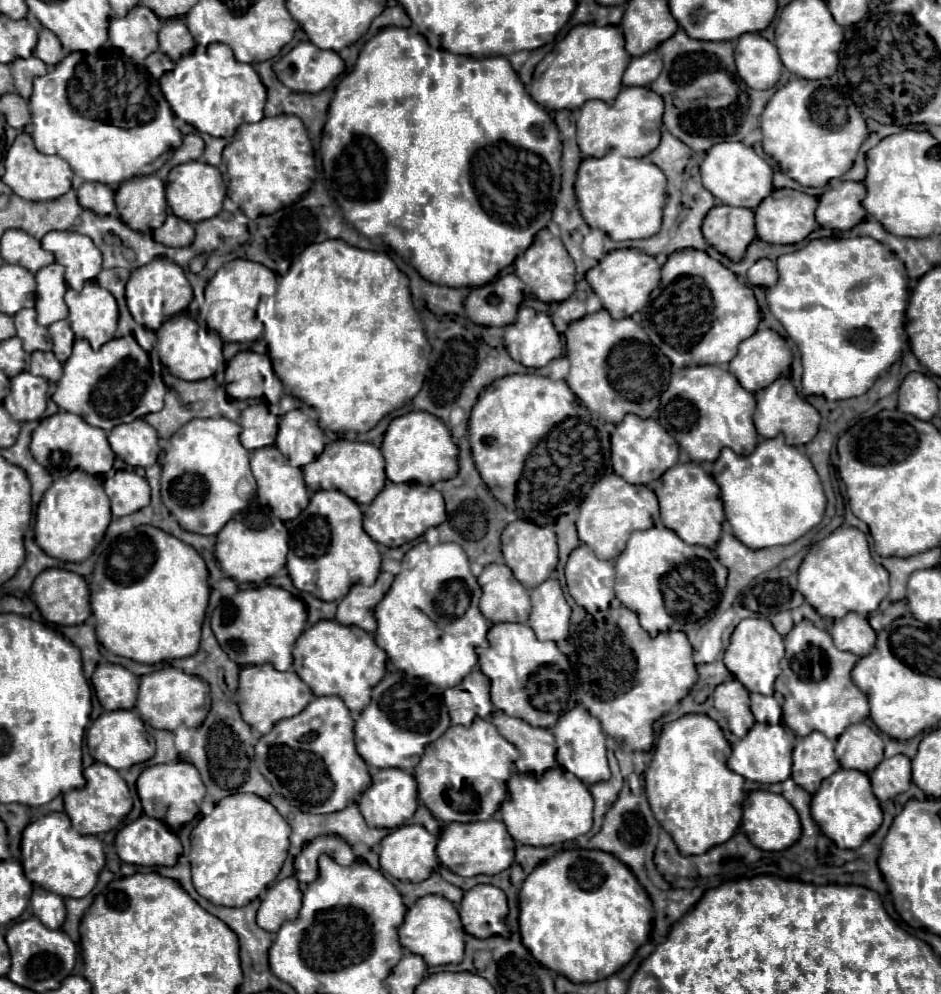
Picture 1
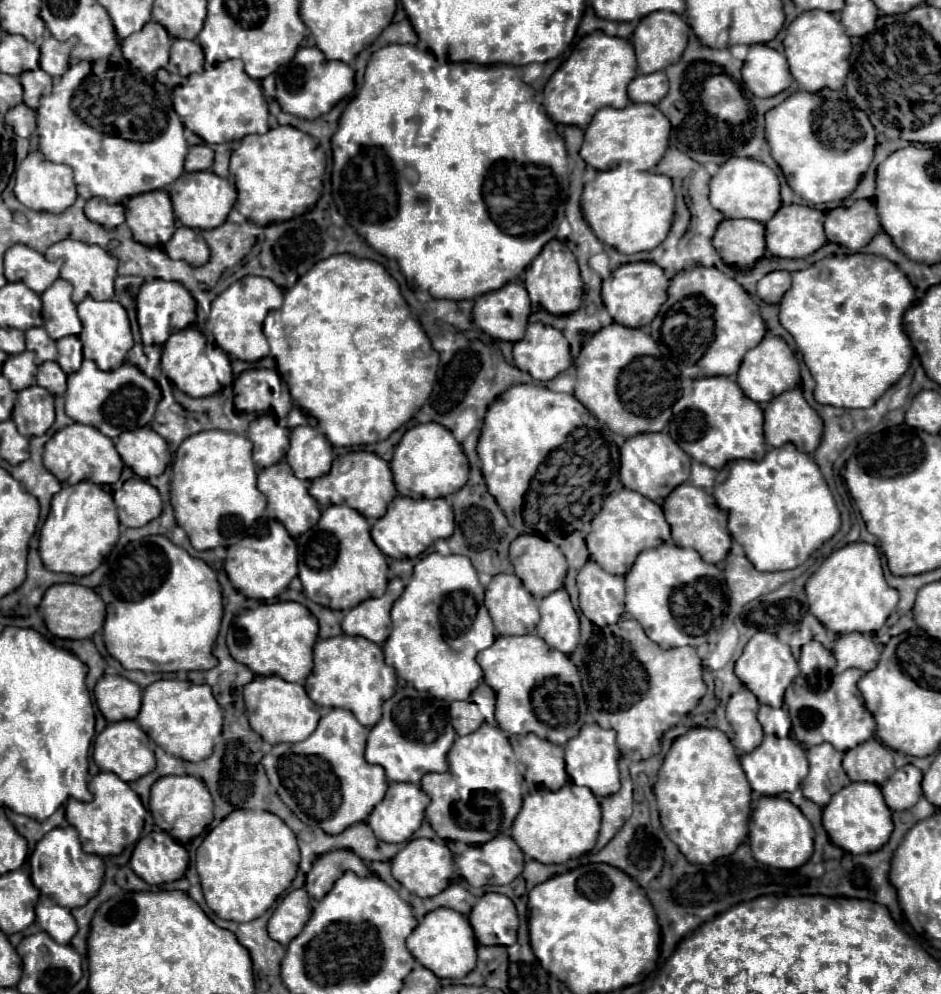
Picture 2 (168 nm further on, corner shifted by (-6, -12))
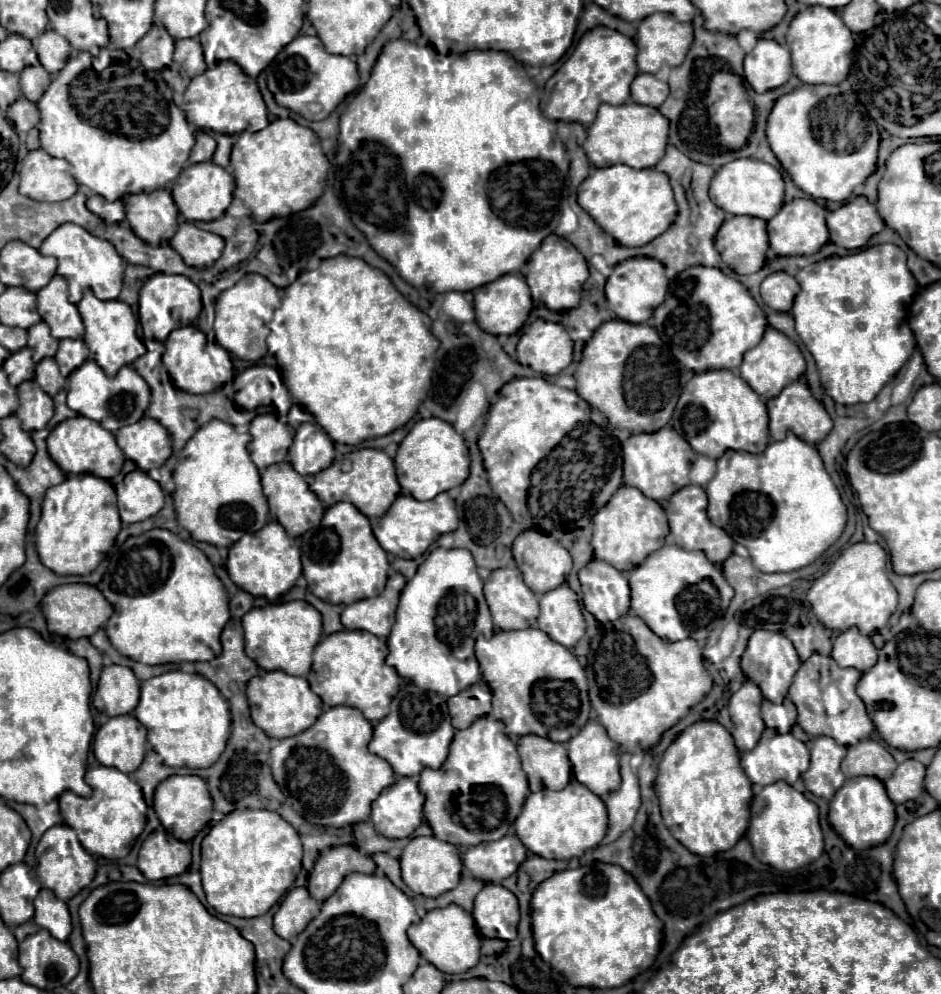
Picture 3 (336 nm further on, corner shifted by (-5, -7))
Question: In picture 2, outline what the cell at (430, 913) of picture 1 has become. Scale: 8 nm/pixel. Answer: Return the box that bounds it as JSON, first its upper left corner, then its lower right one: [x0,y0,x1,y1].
[407,909,477,977]

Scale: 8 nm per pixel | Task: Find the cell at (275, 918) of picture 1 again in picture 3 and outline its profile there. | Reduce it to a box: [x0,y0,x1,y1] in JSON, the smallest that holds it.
[274,888,320,940]

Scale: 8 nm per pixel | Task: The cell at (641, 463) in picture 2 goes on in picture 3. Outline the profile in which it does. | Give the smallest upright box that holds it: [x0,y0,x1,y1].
[622,426,696,500]

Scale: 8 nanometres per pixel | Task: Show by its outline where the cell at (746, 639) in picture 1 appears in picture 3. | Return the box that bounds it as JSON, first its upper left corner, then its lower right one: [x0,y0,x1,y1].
[742,630,800,704]

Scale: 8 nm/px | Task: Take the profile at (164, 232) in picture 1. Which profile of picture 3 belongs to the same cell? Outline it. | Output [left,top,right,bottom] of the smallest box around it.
[170,222,224,268]

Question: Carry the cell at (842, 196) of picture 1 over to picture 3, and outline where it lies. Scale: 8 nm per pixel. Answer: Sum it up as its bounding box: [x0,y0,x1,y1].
[826,196,886,250]

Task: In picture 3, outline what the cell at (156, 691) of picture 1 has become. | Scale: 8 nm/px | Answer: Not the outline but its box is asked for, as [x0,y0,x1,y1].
[134,670,230,768]

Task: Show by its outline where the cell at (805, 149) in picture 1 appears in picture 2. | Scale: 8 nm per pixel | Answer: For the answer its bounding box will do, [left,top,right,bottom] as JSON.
[765,91,875,203]

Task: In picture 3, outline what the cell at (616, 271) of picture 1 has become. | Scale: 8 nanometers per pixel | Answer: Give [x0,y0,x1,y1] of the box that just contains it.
[606,258,668,324]

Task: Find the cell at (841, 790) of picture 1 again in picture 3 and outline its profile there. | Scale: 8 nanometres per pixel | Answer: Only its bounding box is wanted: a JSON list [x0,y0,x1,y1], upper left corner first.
[828,776,896,848]

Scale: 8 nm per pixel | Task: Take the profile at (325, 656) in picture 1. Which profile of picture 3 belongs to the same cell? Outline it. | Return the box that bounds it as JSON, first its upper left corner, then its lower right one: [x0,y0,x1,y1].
[308,630,400,722]

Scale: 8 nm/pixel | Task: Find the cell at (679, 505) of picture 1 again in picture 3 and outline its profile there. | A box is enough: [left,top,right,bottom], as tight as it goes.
[666,486,734,564]

